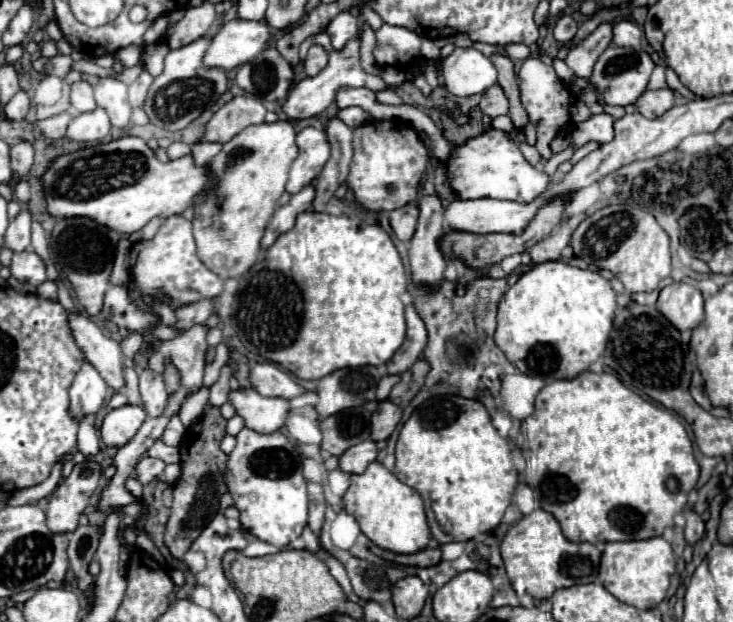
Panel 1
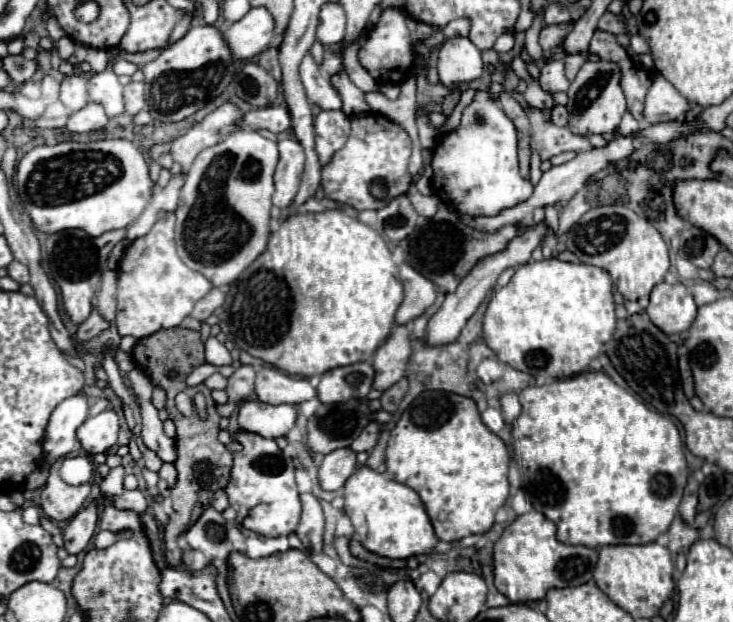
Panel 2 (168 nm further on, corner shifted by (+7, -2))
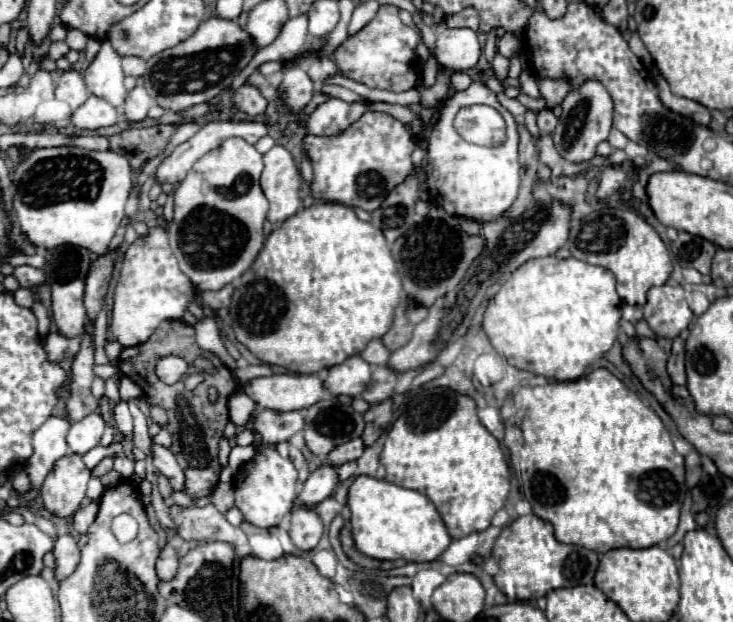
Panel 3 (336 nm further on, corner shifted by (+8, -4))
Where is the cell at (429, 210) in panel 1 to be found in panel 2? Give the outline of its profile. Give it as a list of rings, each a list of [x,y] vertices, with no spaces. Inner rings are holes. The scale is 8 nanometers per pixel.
[[[400,264],[400,280],[404,284],[404,300],[396,310],[396,324],[404,326],[410,320],[422,316],[436,300],[436,290],[432,282],[426,282],[422,274],[410,270],[410,266]]]

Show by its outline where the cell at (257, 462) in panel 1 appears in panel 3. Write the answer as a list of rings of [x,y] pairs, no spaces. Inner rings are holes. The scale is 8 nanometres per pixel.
[[[263,446],[257,450],[253,460],[243,466],[243,478],[235,488],[235,506],[241,510],[243,520],[257,528],[279,526],[295,504],[295,484],[297,470],[291,460],[281,458],[275,446]]]

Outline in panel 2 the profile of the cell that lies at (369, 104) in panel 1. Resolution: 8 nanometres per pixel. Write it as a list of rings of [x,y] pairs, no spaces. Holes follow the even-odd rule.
[[[306,54],[300,64],[300,80],[306,88],[306,96],[312,104],[320,106],[322,110],[340,110],[342,100],[338,92],[332,88],[328,76],[320,70],[320,66],[314,62],[312,54]]]

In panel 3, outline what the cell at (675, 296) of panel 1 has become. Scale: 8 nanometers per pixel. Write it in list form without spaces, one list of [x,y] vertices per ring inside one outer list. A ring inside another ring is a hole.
[[[653,286],[647,292],[647,304],[643,316],[657,338],[677,338],[689,328],[693,312],[685,300],[681,286]]]

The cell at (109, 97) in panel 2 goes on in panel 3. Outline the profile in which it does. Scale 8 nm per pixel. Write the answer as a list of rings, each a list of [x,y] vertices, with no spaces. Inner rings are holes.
[[[109,40],[101,42],[101,50],[93,64],[85,70],[85,86],[91,94],[105,98],[109,104],[119,108],[125,100],[125,86],[123,86],[123,68],[121,56],[117,56],[115,48]]]

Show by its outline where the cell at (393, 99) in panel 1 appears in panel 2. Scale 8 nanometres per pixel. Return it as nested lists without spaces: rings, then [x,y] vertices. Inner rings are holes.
[[[336,72],[330,76],[330,84],[342,98],[342,110],[348,116],[358,116],[362,112],[370,112],[370,106],[364,102],[364,94],[348,80],[344,72]]]

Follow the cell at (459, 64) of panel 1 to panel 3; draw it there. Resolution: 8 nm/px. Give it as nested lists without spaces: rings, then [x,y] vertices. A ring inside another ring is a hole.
[[[447,28],[439,32],[435,44],[435,58],[447,72],[467,72],[477,66],[481,46],[477,32],[469,28]]]

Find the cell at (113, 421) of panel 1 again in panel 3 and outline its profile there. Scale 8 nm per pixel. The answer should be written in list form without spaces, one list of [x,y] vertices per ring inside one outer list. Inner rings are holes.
[[[93,412],[93,414],[85,416],[83,420],[73,422],[73,426],[67,434],[69,450],[75,454],[85,454],[85,452],[93,450],[95,446],[99,446],[103,430],[105,430],[105,422],[99,412]]]

